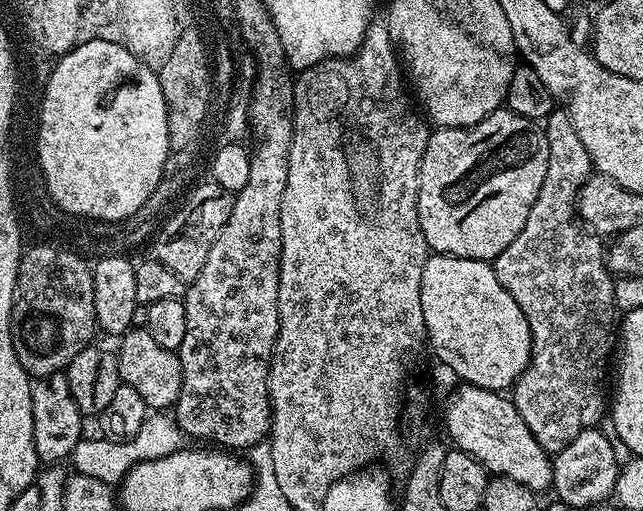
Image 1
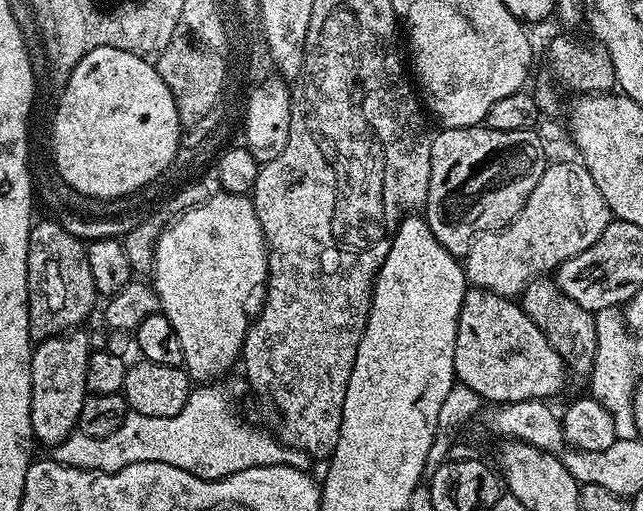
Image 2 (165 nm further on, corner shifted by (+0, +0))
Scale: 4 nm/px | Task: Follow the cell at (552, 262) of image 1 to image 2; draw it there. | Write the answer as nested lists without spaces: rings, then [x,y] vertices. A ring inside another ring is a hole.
[[[552,278],[531,280],[522,293],[524,313],[542,330],[542,334],[554,346],[554,350],[564,359],[564,367],[569,373],[588,378],[592,375],[594,354],[596,353],[596,318],[578,302],[566,298]]]

